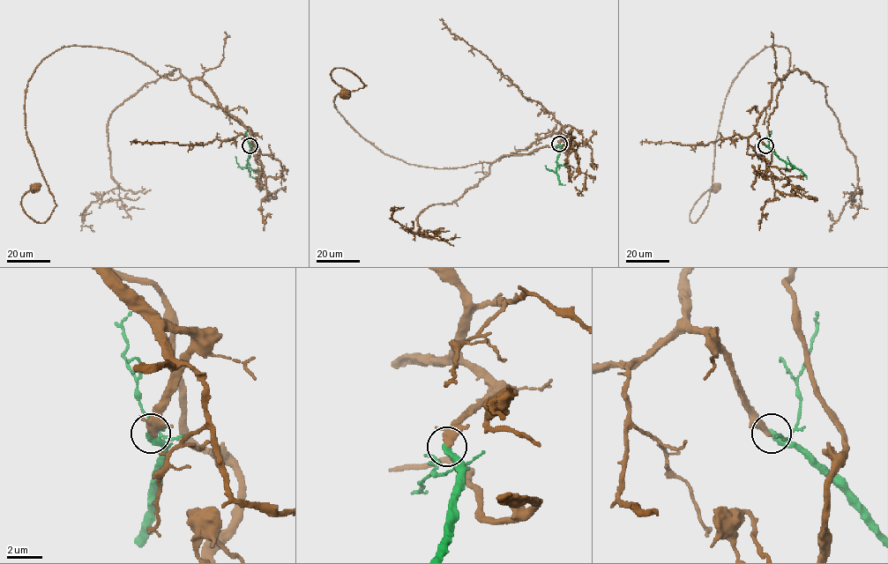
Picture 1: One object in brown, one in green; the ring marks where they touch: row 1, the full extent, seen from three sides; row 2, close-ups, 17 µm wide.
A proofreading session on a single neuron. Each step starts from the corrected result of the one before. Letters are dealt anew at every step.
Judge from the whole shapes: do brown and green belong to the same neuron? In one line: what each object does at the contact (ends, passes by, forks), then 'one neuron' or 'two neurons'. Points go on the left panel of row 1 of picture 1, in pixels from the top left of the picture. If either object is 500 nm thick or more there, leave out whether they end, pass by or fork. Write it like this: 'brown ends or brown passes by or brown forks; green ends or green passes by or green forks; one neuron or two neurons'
brown passes by; green ends; one neuron

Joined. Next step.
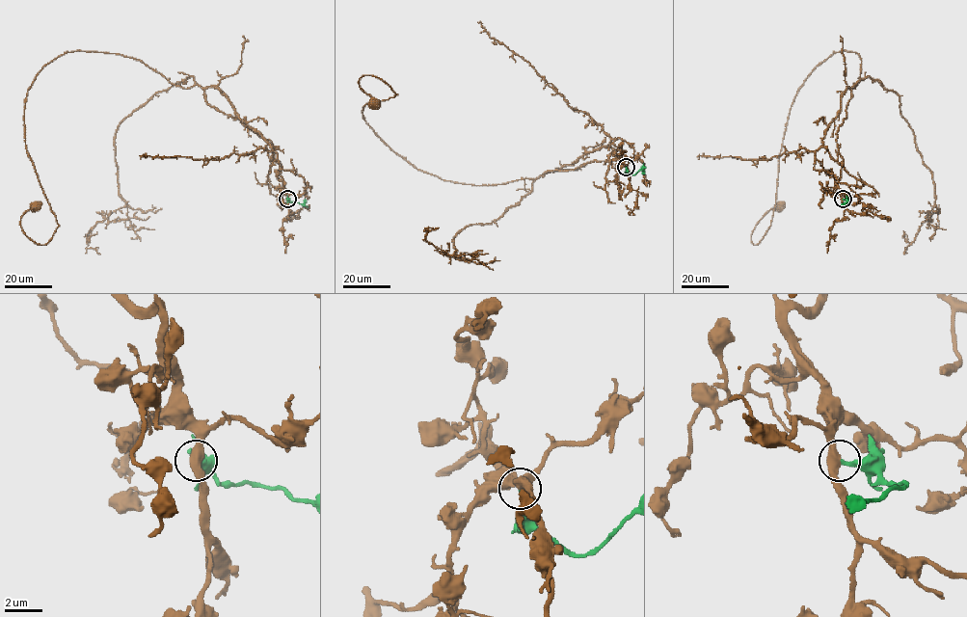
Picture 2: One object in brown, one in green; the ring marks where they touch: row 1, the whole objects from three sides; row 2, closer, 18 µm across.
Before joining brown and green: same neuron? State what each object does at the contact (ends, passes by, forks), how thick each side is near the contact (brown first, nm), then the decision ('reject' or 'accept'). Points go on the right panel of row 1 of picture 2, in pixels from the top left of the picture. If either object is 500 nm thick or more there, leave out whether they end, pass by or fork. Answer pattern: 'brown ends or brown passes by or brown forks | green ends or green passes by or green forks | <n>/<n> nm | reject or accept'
brown passes by | green ends | 440/240 nm | accept

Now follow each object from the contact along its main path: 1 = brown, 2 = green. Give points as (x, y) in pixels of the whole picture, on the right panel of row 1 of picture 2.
1: (842, 200), (836, 132), (861, 68), (846, 50), (798, 90), (770, 227), (753, 244), (779, 205)
2: (842, 200), (850, 202), (839, 205)

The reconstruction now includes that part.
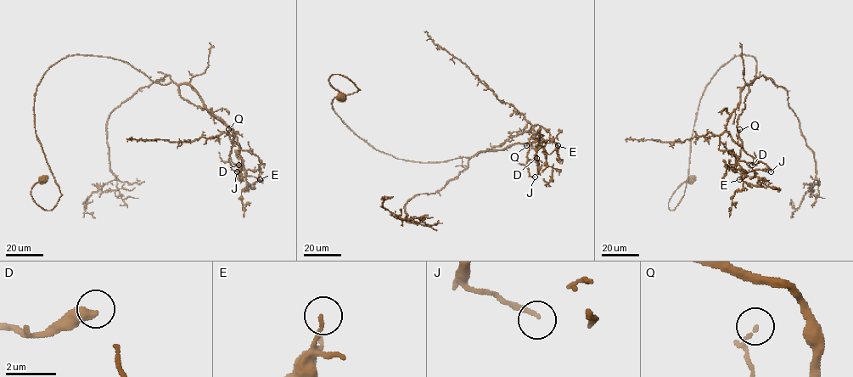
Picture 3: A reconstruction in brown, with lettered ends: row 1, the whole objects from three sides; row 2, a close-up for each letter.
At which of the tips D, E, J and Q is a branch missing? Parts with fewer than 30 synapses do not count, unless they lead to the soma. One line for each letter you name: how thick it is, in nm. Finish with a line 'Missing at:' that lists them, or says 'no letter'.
Missing at: no letter

